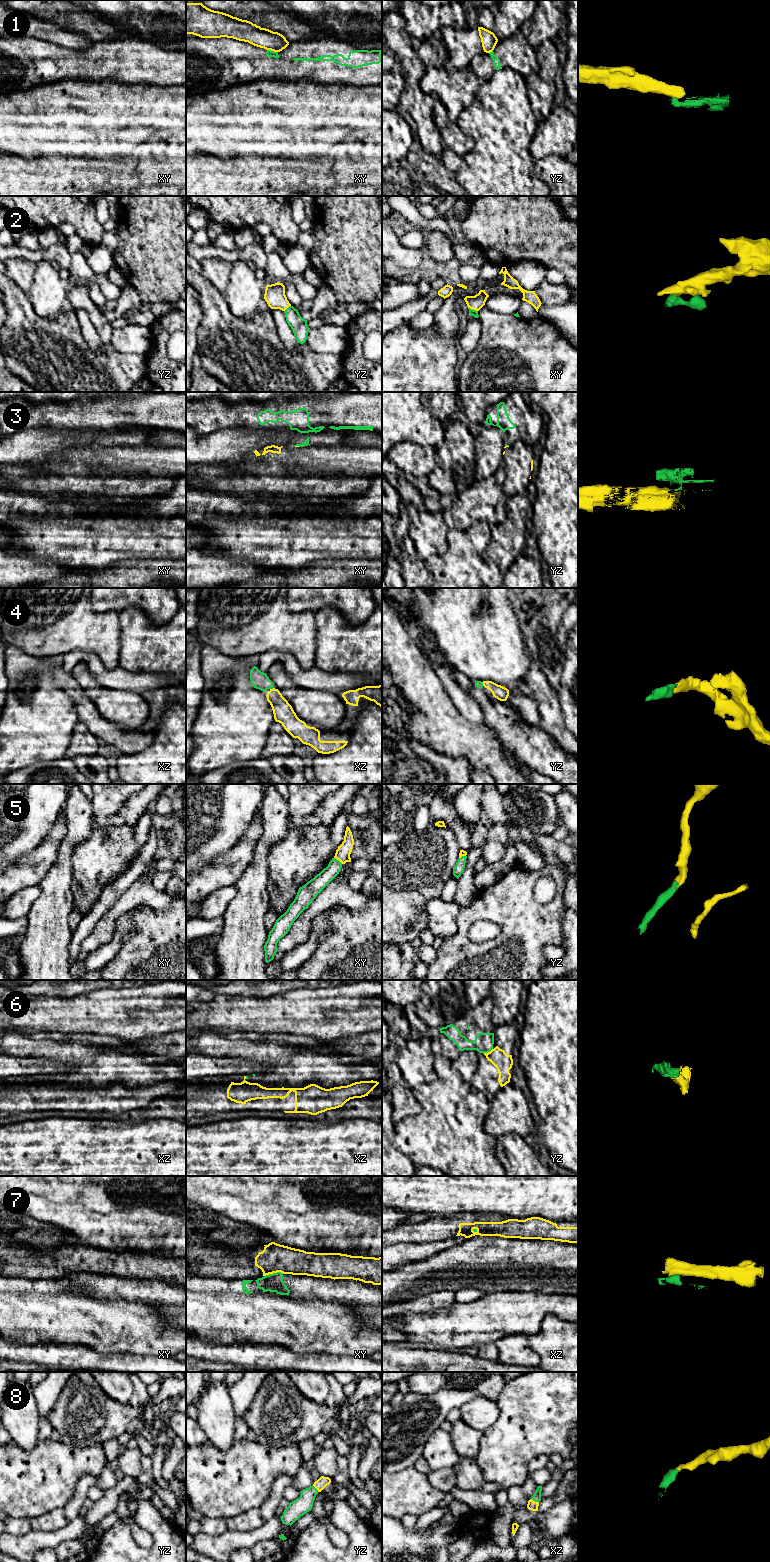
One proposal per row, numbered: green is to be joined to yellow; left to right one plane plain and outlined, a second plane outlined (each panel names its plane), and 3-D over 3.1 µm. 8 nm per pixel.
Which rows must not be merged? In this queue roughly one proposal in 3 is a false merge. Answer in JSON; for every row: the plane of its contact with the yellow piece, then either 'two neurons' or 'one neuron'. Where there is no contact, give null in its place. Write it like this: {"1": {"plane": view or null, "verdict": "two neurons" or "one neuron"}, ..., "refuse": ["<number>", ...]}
{"1": {"plane": "xy", "verdict": "two neurons"}, "2": {"plane": "xy", "verdict": "one neuron"}, "3": {"plane": "xy", "verdict": "two neurons"}, "4": {"plane": "xz", "verdict": "one neuron"}, "5": {"plane": "xy", "verdict": "one neuron"}, "6": {"plane": "yz", "verdict": "two neurons"}, "7": {"plane": "xy", "verdict": "two neurons"}, "8": {"plane": "xz", "verdict": "one neuron"}, "refuse": ["1", "3", "6", "7"]}

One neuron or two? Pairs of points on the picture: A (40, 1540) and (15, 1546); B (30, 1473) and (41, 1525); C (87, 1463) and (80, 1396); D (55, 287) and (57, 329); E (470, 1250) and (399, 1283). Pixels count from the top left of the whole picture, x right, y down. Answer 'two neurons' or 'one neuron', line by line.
A: one neuron
B: two neurons
C: two neurons
D: two neurons
E: one neuron

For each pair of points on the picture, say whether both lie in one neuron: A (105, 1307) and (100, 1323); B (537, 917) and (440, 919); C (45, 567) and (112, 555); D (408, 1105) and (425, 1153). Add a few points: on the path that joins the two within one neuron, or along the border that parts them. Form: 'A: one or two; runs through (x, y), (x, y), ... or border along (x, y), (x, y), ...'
A: one; runs through (105, 1311), (104, 1319)
B: two; border along (460, 907), (456, 919), (457, 931), (444, 938)
C: two; border along (36, 557), (51, 559), (70, 568)
D: two; border along (411, 1091), (421, 1110), (395, 1124)

